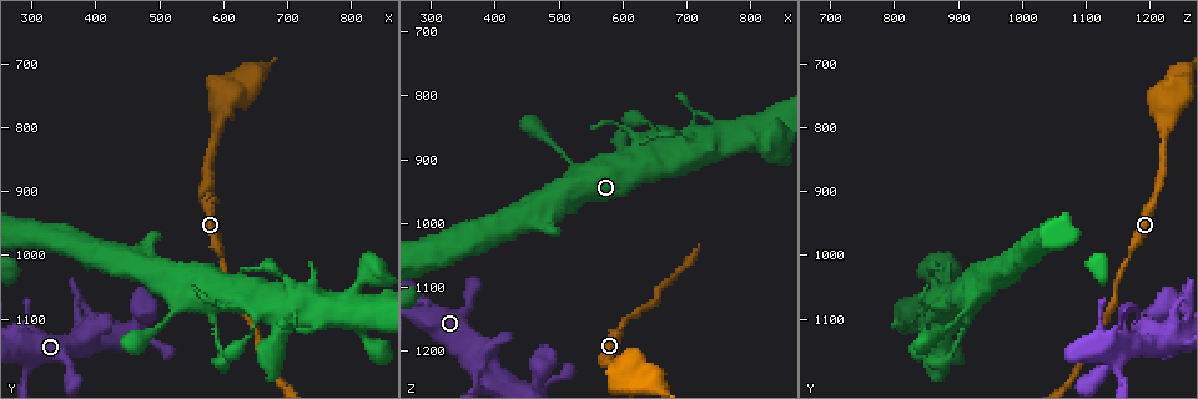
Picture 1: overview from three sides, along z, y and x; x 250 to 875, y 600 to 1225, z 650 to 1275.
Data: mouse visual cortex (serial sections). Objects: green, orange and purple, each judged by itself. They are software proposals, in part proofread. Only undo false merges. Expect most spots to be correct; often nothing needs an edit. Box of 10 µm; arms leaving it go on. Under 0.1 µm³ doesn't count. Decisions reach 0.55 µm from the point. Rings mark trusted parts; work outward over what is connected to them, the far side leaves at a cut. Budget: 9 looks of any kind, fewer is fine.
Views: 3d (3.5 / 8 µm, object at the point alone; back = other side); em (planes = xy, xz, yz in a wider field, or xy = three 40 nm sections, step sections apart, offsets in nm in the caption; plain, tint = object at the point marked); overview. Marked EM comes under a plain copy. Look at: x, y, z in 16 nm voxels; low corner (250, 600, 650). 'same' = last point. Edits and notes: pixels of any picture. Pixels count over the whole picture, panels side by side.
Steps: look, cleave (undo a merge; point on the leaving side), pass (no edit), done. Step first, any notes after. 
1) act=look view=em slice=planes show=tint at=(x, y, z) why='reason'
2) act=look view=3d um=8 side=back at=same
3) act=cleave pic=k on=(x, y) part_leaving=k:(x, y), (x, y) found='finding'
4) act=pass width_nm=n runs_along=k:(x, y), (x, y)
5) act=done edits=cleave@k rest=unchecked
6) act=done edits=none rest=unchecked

act=look view=3d um=3.5 at=(460, 1010, 980)

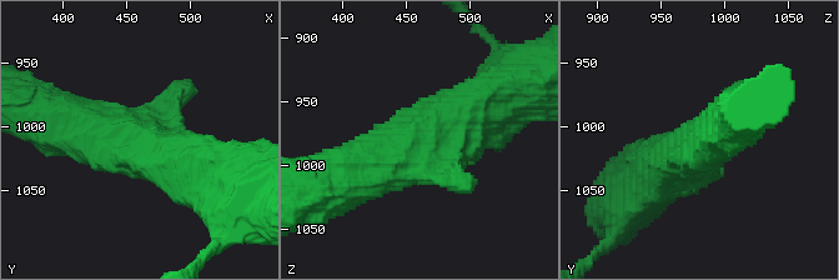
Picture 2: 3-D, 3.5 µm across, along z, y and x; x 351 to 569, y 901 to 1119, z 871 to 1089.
act=look view=em slice=xy step=1 show=tint at=(460, 1014, 984) why='need the tissue'

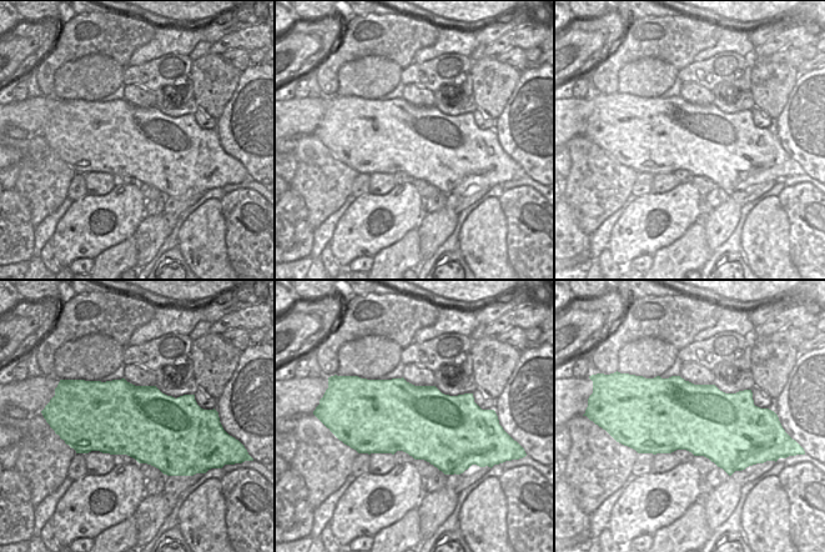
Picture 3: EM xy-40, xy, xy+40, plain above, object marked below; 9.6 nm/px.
act=pass runs_along=2:(486, 103), (448, 131), (348, 173) found='one cell here'

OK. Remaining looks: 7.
act=look view=3d um=3.5 at=(795, 1070, 870) why='narrows sharply'

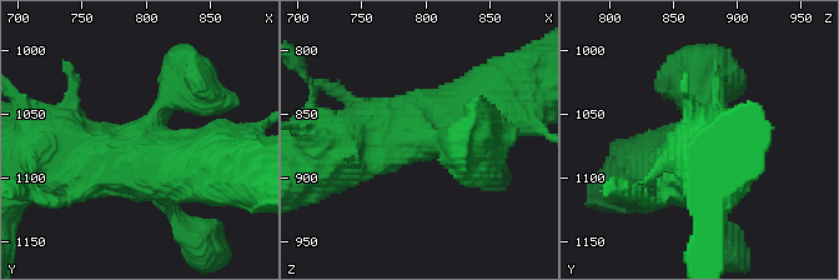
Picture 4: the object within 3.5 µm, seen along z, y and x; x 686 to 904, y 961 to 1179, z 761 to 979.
act=look view=em slice=planes show=tint at=(796, 1068, 868) why='need the tissue'

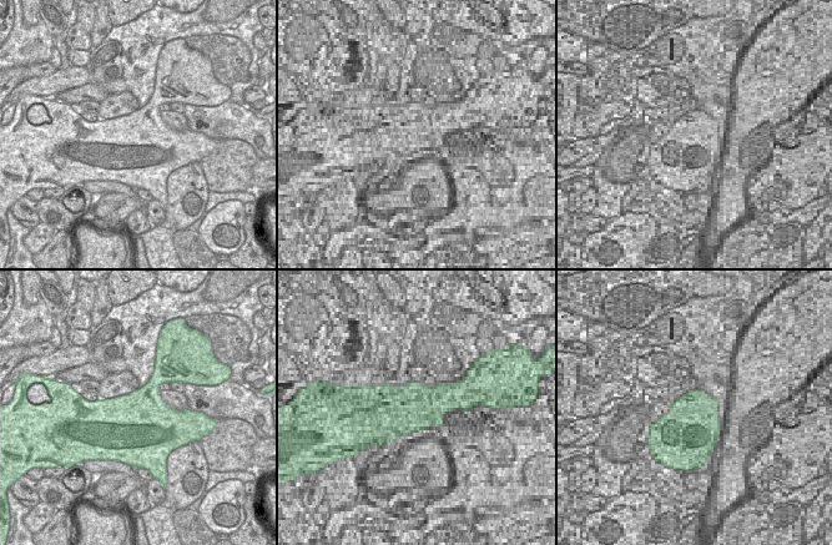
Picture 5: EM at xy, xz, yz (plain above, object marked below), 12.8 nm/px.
act=pass runs_along=4:(318, 150), (426, 125), (480, 103) found='all the same cell'

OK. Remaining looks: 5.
act=look view=3d um=3.5 at=(595, 775, 1235) why='calibre changes'

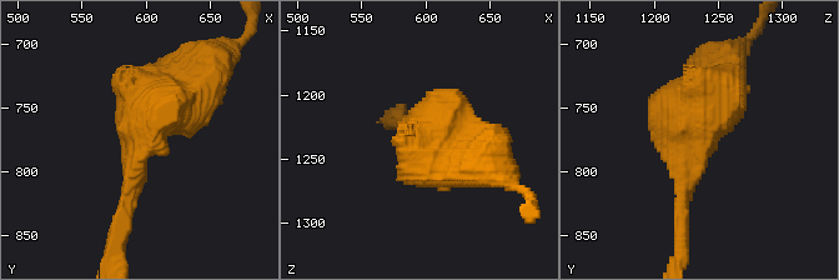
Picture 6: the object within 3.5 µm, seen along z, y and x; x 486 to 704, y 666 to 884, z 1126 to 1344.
act=look view=em slice=xy step=5 show=tint at=(588, 778, 1234) why='now the EM'

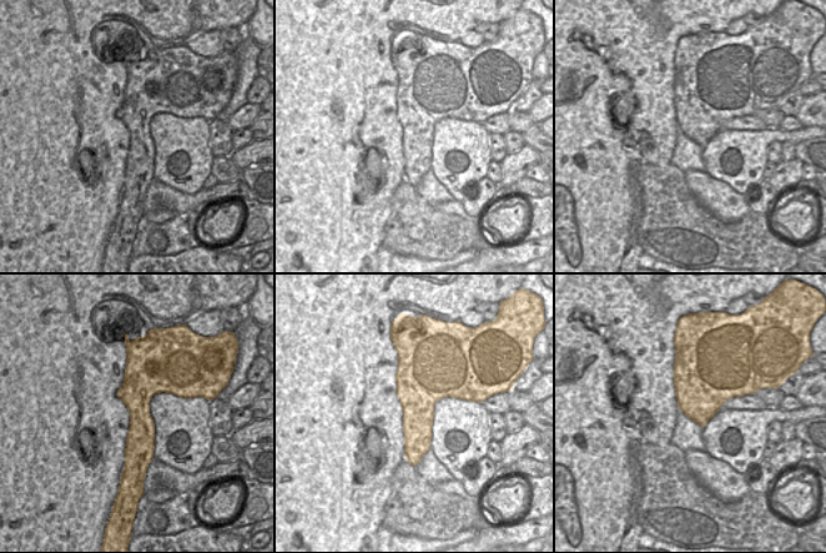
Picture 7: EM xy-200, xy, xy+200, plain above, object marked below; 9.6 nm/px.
act=pass runs_along=6:(122, 221), (134, 121), (184, 86) found='continuous, no second cell'

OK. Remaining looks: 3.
act=look view=3d um=8 at=(380, 1135, 1225) why='abrupt turn'

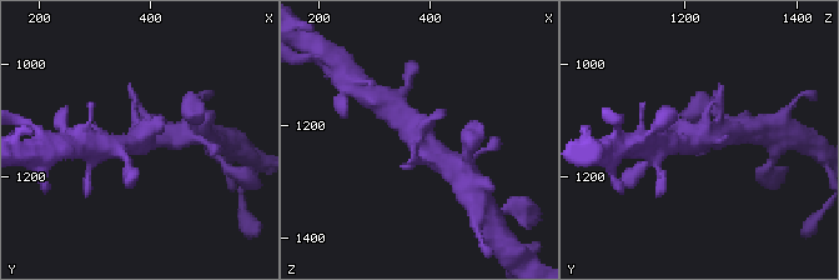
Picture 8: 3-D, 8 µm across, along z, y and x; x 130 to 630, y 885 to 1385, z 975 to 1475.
act=look view=em slice=planes show=tint at=same why='now the EM'

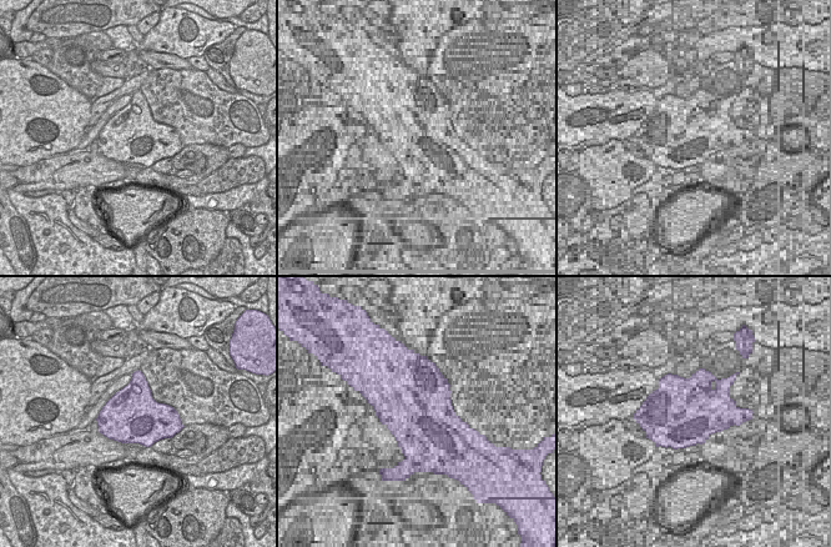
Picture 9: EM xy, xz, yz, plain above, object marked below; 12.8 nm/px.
act=pass runs_along=8:(391, 104), (391, 113), (438, 156) found='all the same cell'

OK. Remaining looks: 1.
act=done edits=none rest=unchecked

